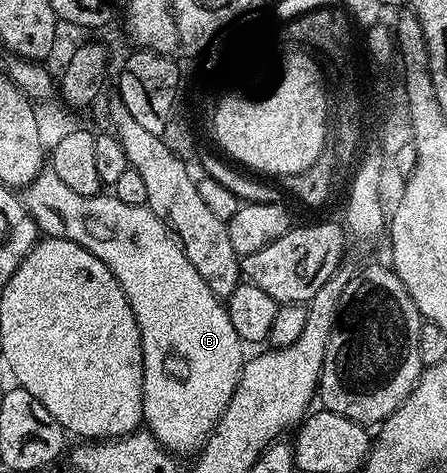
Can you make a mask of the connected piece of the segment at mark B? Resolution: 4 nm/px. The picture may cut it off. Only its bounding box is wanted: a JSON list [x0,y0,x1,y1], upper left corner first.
[20,169,244,456]

